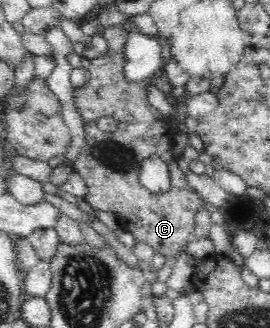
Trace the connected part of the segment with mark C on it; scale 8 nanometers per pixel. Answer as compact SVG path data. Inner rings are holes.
M111 26L111 28L103 30L102 37L107 41L107 50L101 56L86 62L86 67L89 71L88 81L79 88L74 89L75 104L84 120L85 144L83 144L83 148L81 148L79 156L74 160L72 167L74 172L79 174L85 181L87 187L86 202L95 210L114 212L118 215L119 226L125 231L132 232L135 242L145 242L156 253L170 257L176 254L185 243L193 239L195 214L201 206L205 207L207 202L199 194L193 193L193 188L189 188L181 168L177 165L177 158L170 153L171 136L175 135L175 131L171 129L166 117L147 101L147 88L150 85L155 85L153 82L154 74L141 82L129 82L125 78L123 67L125 64L124 46L127 35L128 32L125 27ZM101 116L115 118L117 120L117 130L112 133L101 131L95 123ZM153 154L164 160L169 167L172 178L170 194L151 192L141 186L138 180L140 164L145 158L149 158Z

